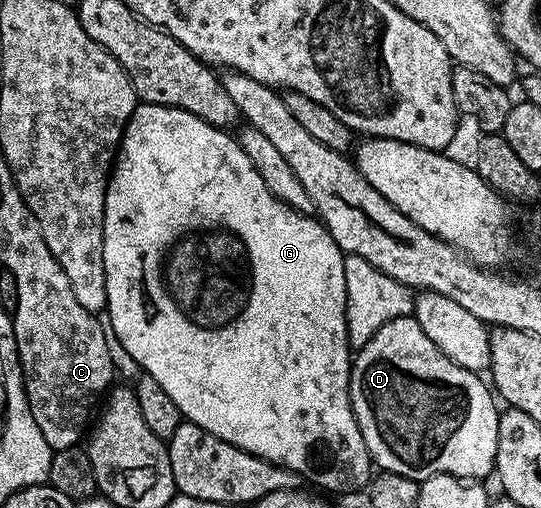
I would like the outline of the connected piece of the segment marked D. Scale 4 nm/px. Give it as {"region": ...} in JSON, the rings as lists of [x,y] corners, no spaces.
{"region":[[[415,316],[399,317],[382,327],[352,358],[352,374],[348,394],[354,419],[366,439],[373,462],[385,473],[406,475],[422,482],[439,473],[449,473],[465,479],[484,479],[496,467],[498,423],[501,410],[487,380],[480,373],[471,373],[454,363],[422,331]]]}

